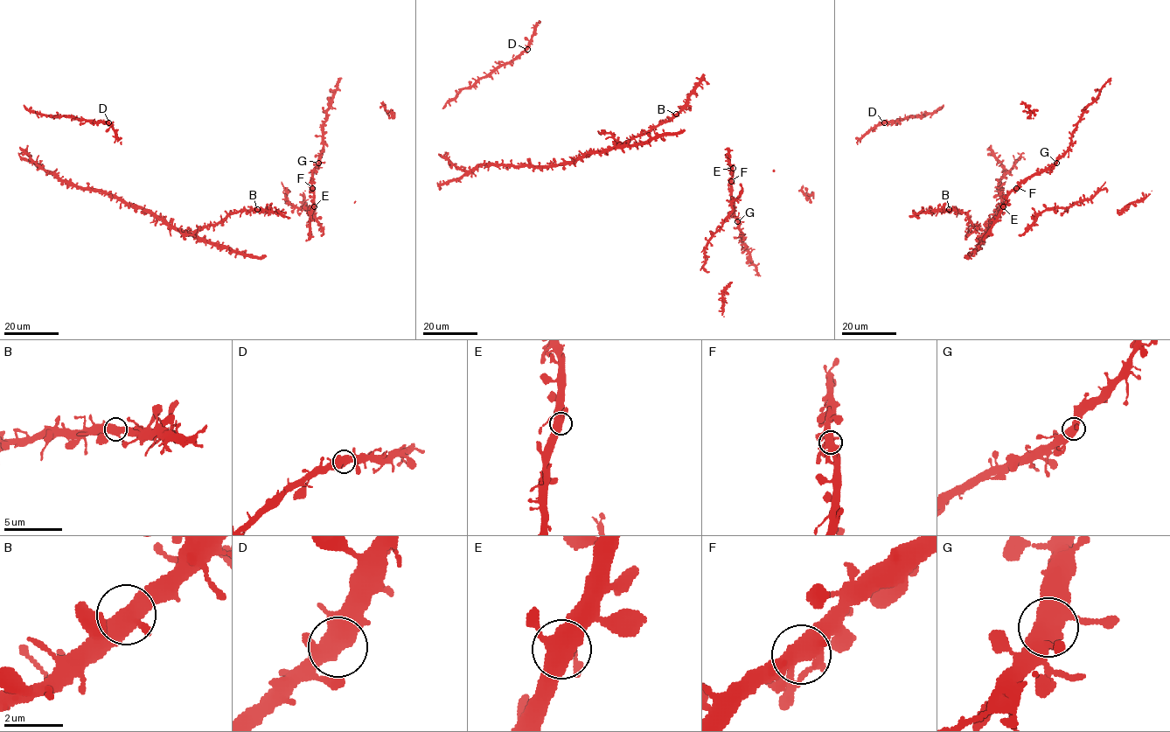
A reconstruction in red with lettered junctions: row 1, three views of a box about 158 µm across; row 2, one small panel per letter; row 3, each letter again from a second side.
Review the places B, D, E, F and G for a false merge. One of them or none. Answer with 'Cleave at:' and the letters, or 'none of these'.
Cleave at: none of these

